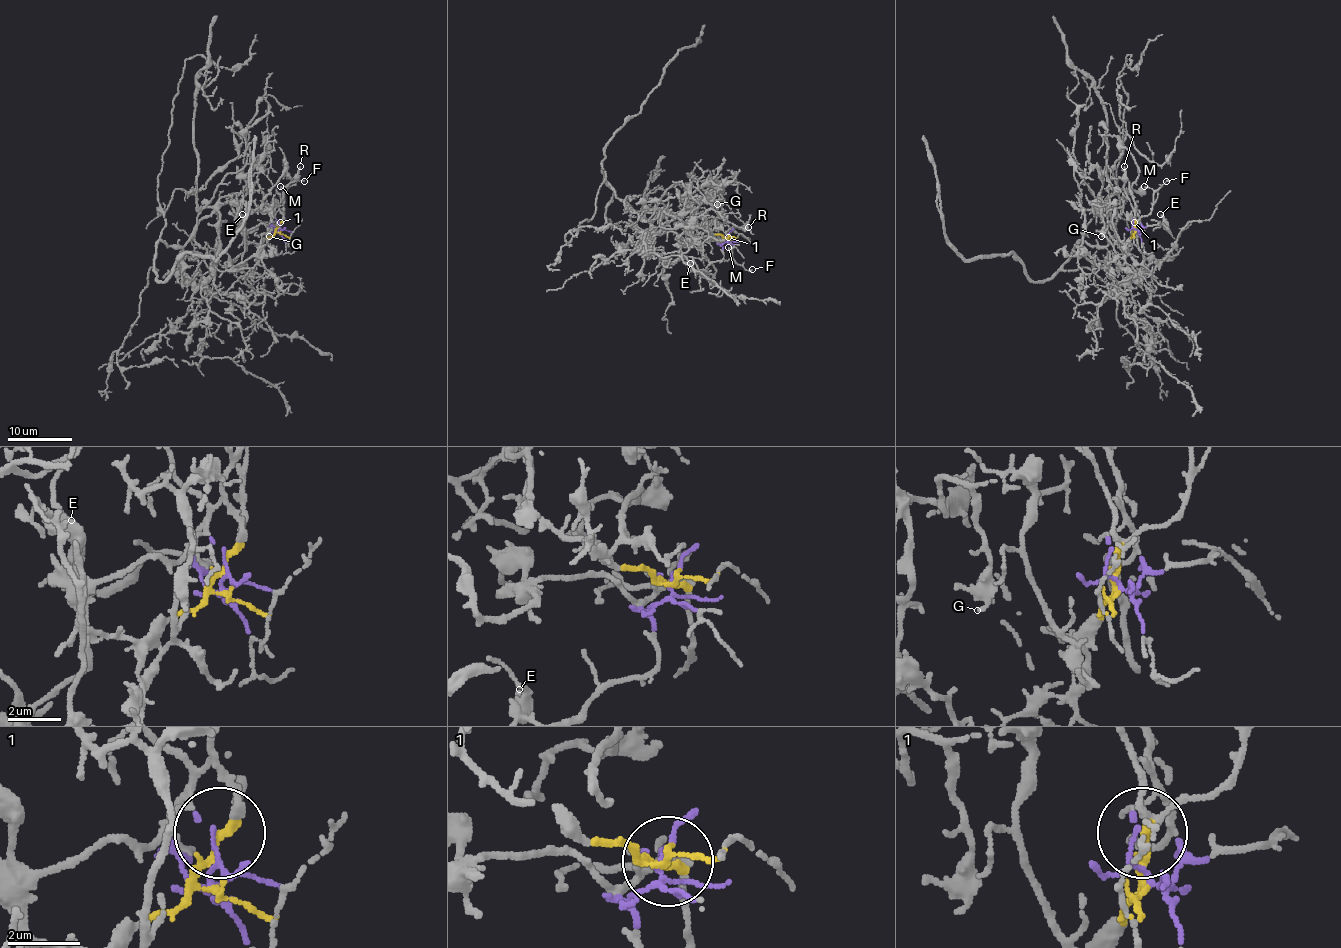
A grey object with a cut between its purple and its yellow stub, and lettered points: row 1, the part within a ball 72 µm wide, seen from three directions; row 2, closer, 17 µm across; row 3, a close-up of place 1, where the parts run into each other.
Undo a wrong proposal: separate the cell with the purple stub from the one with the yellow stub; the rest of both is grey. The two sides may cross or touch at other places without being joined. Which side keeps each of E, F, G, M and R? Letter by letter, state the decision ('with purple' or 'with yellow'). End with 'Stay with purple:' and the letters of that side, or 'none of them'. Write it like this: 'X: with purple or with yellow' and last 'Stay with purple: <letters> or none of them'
E: with purple
F: with yellow
G: with yellow
M: with yellow
R: with yellow
Stay with purple: E

